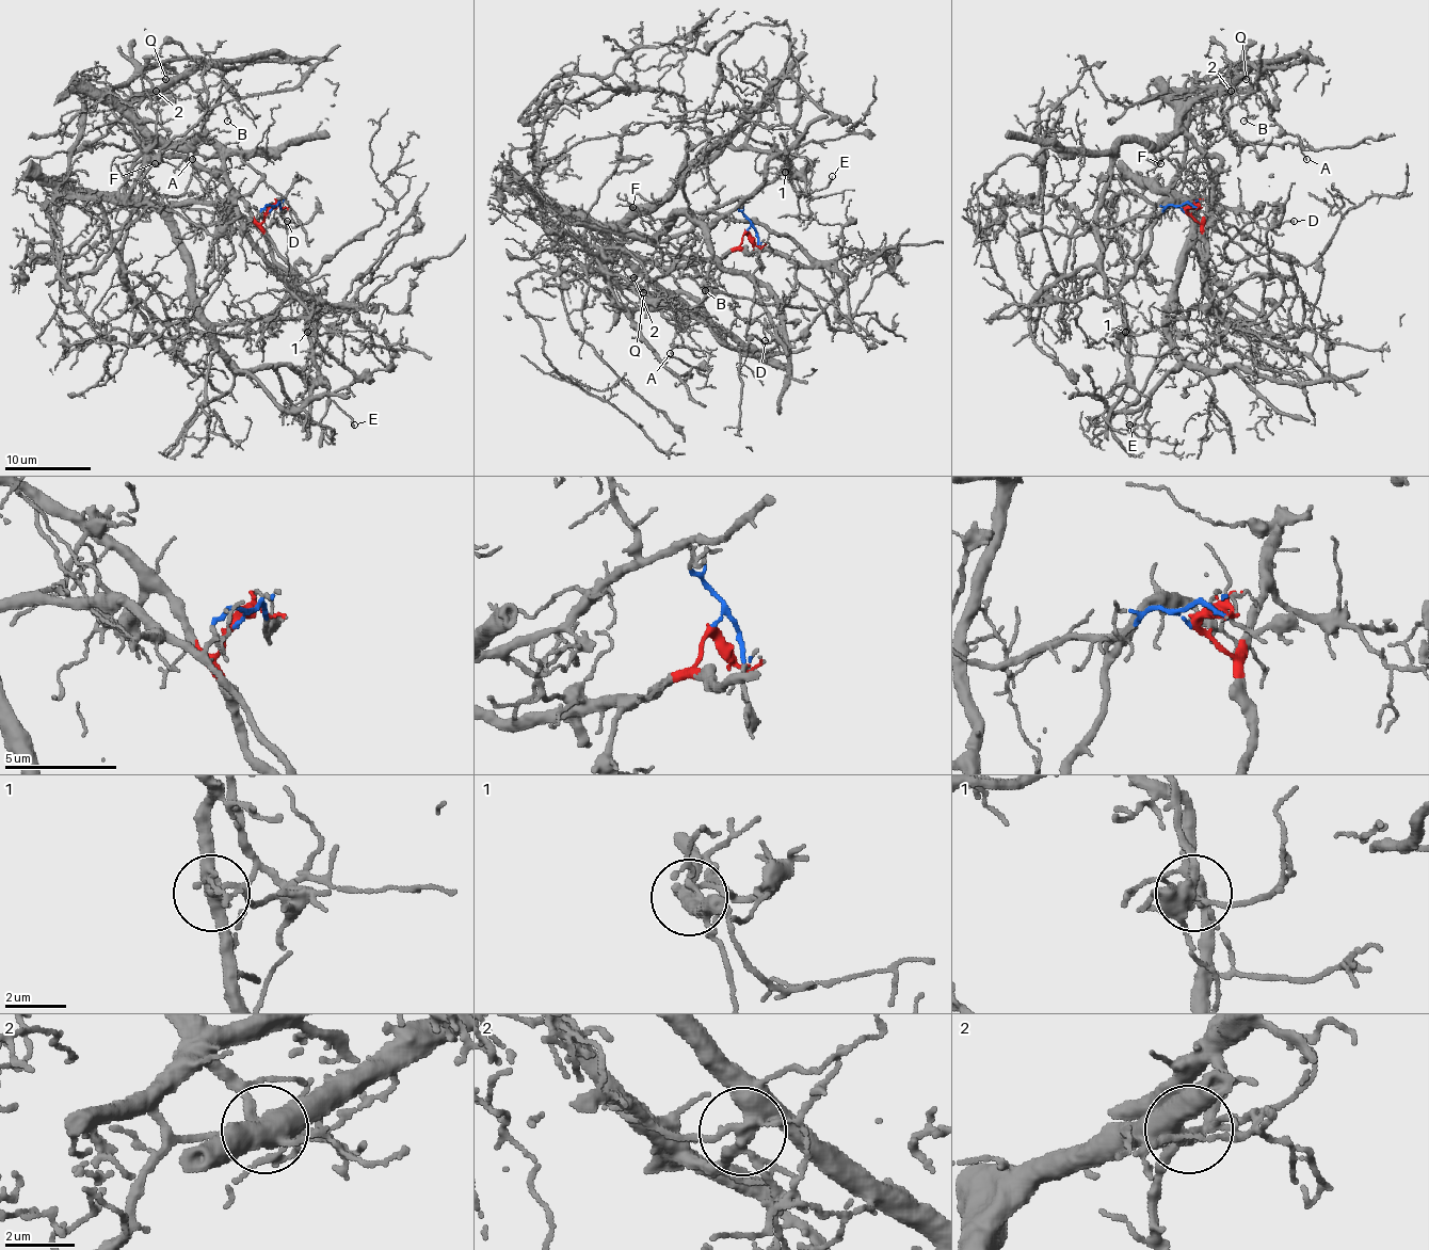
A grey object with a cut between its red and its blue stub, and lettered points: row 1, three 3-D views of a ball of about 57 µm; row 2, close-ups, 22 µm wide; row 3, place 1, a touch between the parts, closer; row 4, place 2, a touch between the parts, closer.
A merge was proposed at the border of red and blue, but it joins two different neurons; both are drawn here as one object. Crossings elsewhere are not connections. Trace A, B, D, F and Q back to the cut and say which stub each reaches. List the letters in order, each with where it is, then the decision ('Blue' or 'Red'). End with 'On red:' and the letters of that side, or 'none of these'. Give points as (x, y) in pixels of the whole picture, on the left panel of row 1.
A: Place: (192, 159). Red
B: Place: (227, 121). Red
D: Place: (287, 221). Red
F: Place: (155, 163). Red
Q: Place: (165, 79). Red
On red: A, B, D, F, Q

